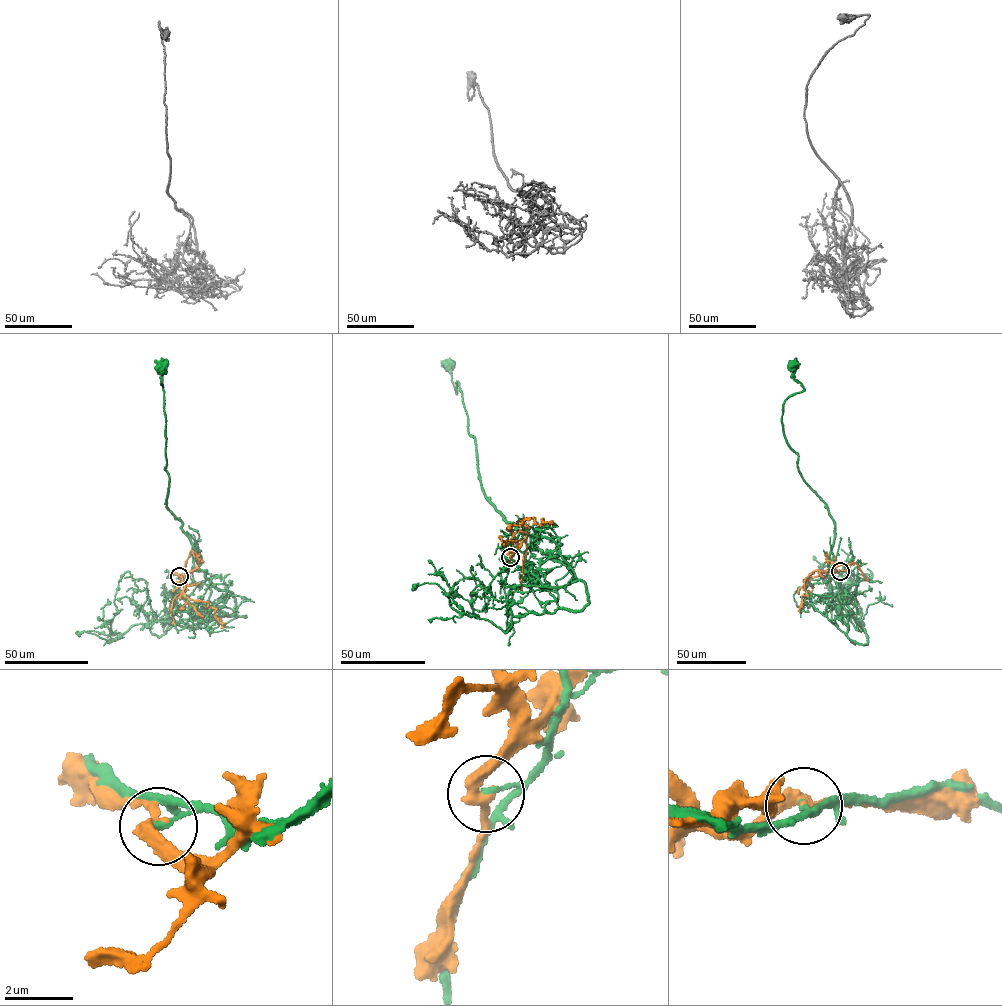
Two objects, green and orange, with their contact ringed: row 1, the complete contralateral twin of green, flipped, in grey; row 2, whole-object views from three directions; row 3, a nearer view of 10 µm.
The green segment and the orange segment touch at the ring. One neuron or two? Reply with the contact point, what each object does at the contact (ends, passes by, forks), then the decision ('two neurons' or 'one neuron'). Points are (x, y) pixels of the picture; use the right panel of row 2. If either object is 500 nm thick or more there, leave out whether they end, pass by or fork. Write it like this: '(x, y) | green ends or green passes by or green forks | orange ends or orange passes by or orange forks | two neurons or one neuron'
(840, 571) | green ends | orange passes by | two neurons

